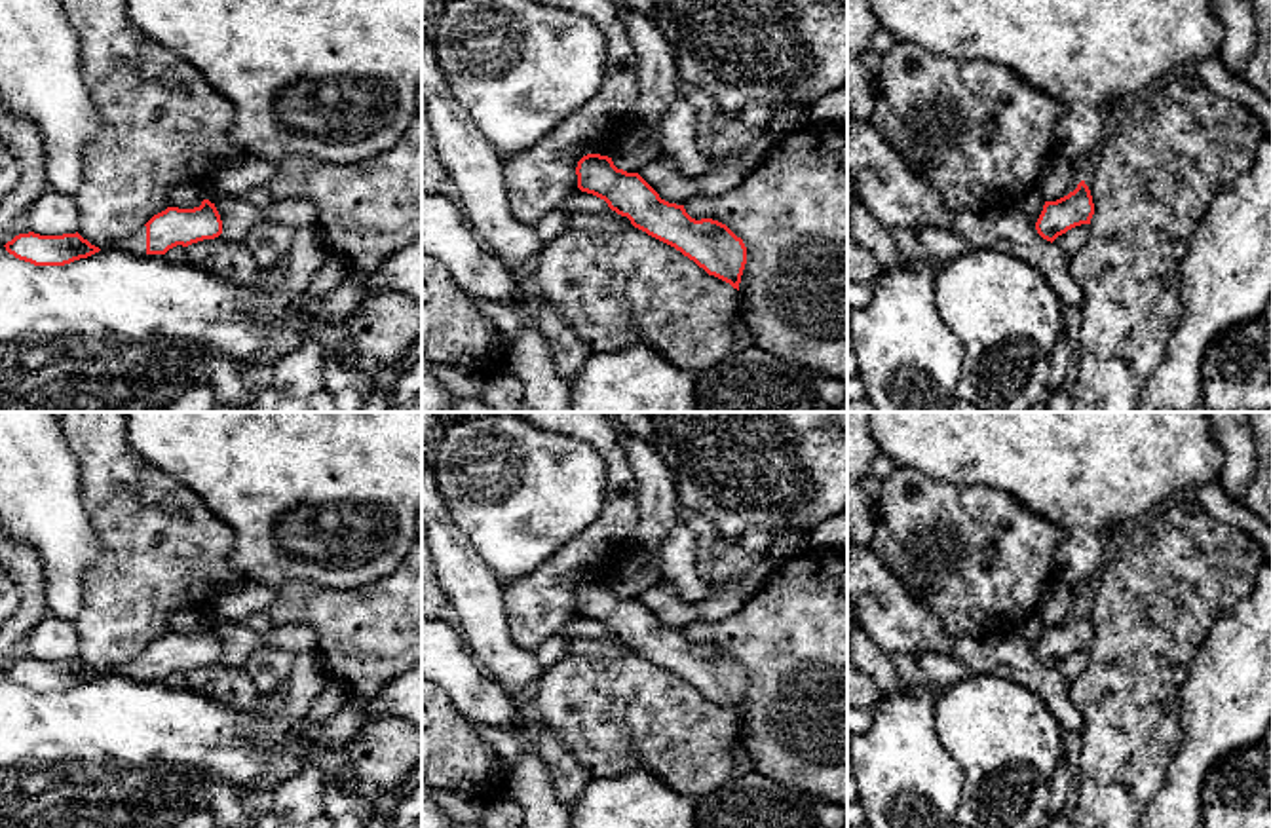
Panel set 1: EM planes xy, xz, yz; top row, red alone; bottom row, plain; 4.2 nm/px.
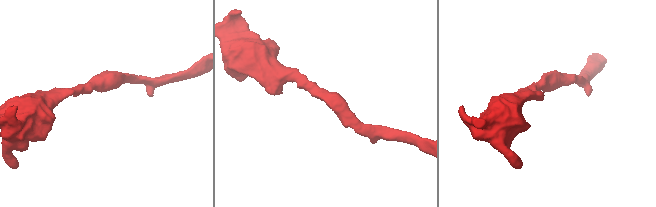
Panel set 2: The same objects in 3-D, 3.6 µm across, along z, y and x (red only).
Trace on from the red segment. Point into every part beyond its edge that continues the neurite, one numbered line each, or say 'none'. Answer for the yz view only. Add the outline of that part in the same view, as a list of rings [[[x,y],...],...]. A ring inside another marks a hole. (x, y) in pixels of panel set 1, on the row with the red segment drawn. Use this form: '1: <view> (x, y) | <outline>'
none

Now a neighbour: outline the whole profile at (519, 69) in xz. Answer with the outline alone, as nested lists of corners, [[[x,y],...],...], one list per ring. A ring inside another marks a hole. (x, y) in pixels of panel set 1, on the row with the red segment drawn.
[[[452,0],[437,19],[433,49],[450,95],[502,160],[532,150],[595,99],[608,61],[595,21],[536,0]]]

